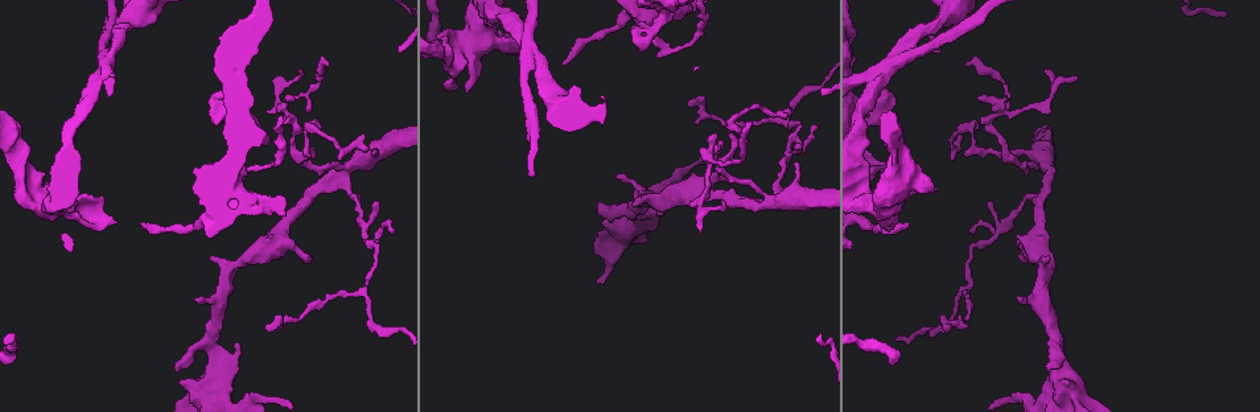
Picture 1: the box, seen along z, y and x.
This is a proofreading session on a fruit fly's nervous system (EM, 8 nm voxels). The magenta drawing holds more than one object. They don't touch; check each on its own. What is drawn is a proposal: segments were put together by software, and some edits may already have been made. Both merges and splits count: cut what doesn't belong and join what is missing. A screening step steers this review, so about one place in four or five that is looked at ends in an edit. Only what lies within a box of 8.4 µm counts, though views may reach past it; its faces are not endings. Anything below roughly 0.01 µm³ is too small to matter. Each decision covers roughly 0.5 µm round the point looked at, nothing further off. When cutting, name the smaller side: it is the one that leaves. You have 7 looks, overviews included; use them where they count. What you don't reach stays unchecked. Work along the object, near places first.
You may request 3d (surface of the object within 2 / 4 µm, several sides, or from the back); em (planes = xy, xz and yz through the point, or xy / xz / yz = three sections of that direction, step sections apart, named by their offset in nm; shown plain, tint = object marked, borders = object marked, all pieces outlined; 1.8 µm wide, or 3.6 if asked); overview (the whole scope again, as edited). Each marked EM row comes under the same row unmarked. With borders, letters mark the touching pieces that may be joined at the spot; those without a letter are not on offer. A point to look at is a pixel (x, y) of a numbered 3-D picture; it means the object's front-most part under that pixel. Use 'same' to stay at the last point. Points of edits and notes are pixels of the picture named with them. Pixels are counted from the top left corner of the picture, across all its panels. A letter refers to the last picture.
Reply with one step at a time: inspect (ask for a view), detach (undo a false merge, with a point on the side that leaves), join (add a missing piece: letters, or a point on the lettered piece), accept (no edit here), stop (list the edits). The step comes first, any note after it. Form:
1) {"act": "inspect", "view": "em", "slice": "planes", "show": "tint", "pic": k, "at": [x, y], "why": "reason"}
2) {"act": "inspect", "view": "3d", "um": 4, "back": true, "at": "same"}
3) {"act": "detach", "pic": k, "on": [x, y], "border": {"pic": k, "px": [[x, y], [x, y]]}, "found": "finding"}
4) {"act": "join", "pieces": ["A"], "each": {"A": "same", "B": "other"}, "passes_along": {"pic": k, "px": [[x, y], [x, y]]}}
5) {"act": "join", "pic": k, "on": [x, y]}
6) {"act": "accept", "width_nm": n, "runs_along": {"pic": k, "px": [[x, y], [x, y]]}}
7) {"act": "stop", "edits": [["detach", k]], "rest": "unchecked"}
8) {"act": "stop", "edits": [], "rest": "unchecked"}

{"act": "inspect", "view": "3d", "um": 4, "pic": 1, "at": [345, 167], "why": "looks like a crossing"}

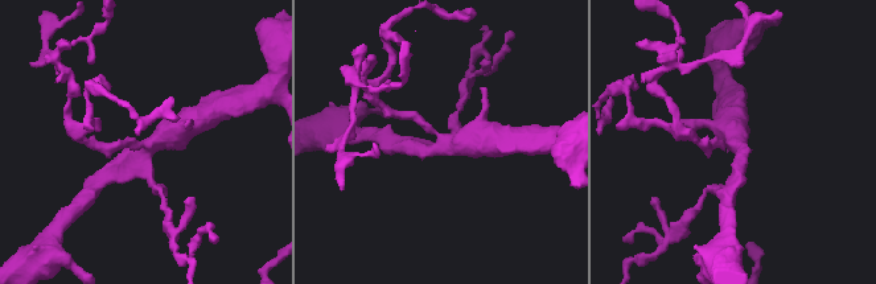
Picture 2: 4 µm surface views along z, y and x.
{"act": "inspect", "view": "em", "um": 3.6, "slice": "planes", "show": "borders", "pic": 2, "at": [145, 143], "arms": 4}

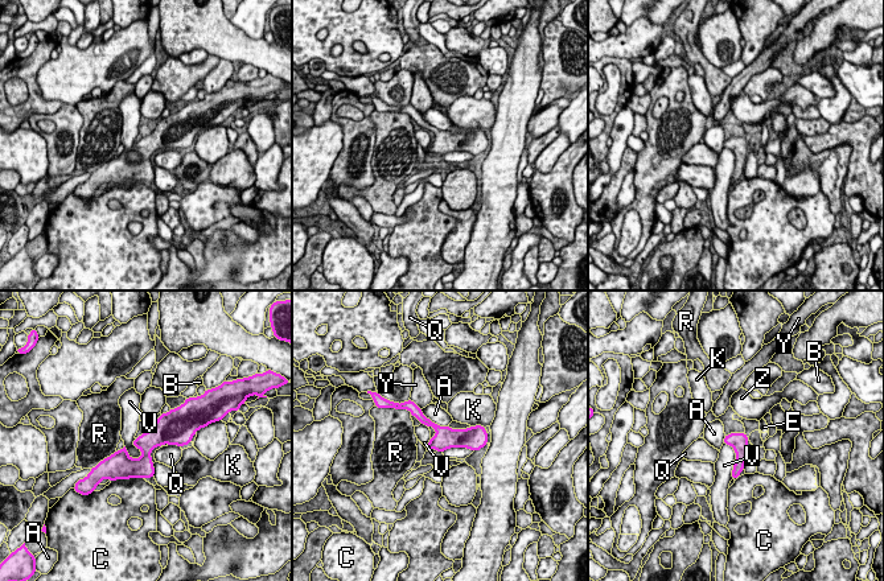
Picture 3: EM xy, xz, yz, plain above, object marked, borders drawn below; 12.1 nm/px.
{"act": "accept", "longest_contact_nm": ["A", 400], "each": {"A": "other", "B": "other", "C": "other", "E": "other", "K": "other", "Q": "other", "R": "other", "V": "other", "Y": "other", "Z": "other"}, "border": {"pic": 3, "px": [[135, 439], [140, 456], [130, 458]]}, "found": "all the same neuron"}

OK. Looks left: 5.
{"act": "inspect", "view": "em", "slice": "xz", "step": 16, "show": "tint", "pic": 1, "at": [993, 115], "why": "three-way junction"}

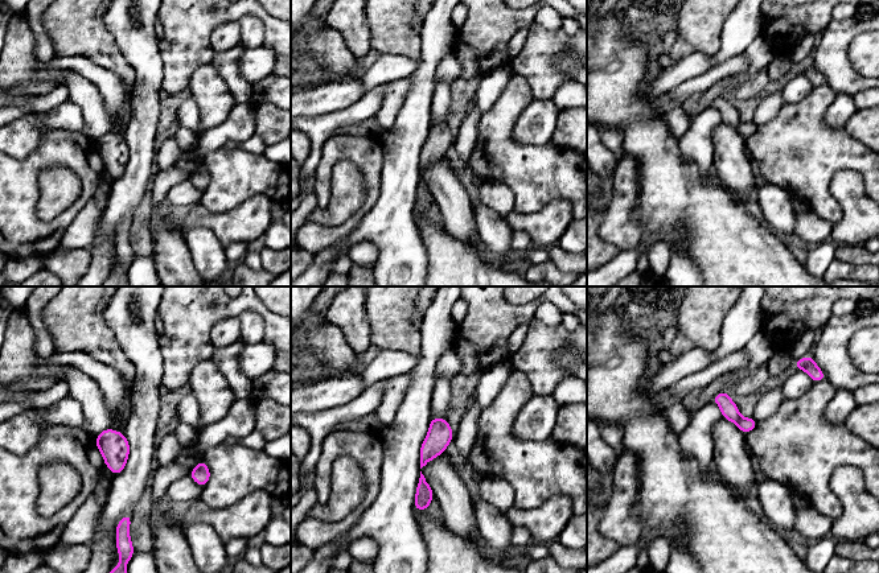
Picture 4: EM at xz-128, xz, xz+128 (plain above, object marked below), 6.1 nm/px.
{"act": "inspect", "view": "em", "slice": "planes", "show": "borders", "at": "same", "why": "cut it another way"}

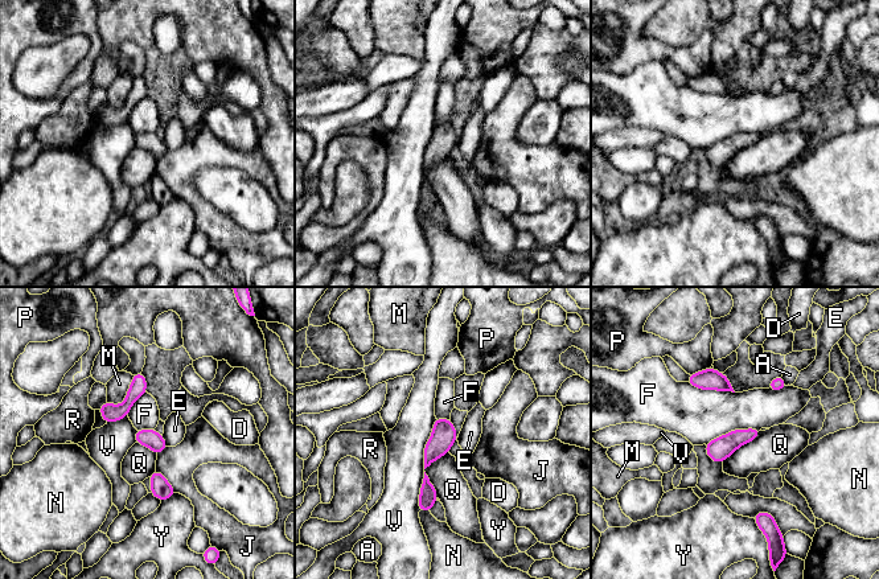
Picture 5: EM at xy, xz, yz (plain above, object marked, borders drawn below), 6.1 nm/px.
{"act": "accept", "longest_contact_nm": ["F", 360], "each": {"A": "other", "D": "other", "E": "other", "F": "other", "J": "other", "M": "other", "N": "other", "P": "other", "Q": "other", "R": "other", "V": "other", "Y": "other"}, "border": {"pic": 5, "px": [[760, 428], [734, 428], [705, 444]]}, "found": "continuous, no second neuron"}

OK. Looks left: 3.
{"act": "inspect", "view": "em", "slice": "planes", "show": "borders", "pic": 1, "at": [657, 38], "why": "thin neck"}

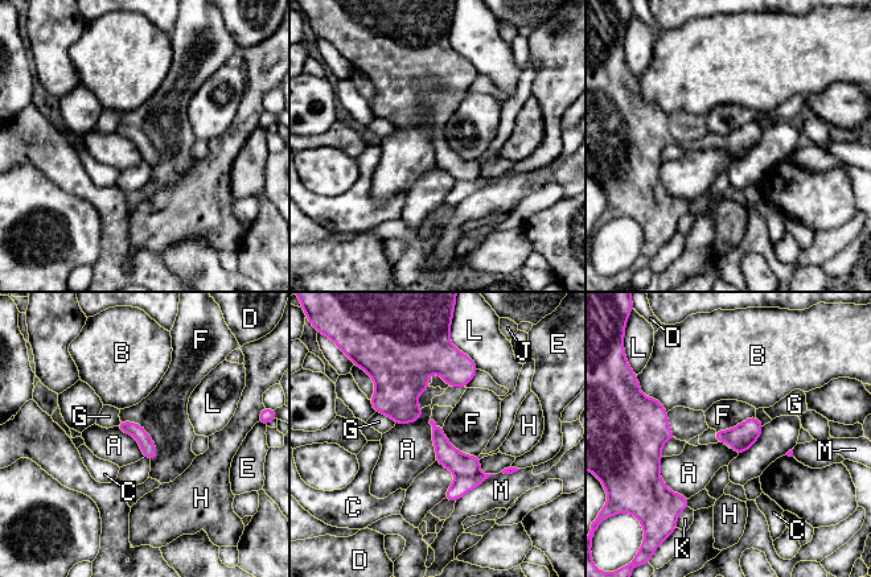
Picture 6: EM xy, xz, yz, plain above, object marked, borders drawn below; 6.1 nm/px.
{"act": "detach", "pic": 6, "on": [460, 486], "each": {"A": "other", "B": "other", "C": "other", "D": "other", "E": "other", "F": "other", "G": "other", "H": "other", "J": "other", "K": "other", "L": "other", "M": "other"}, "found": "two neurons meet here"}

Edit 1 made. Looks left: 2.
{"act": "stop", "edits": [["detach", 6]], "rest": "unchecked"}

